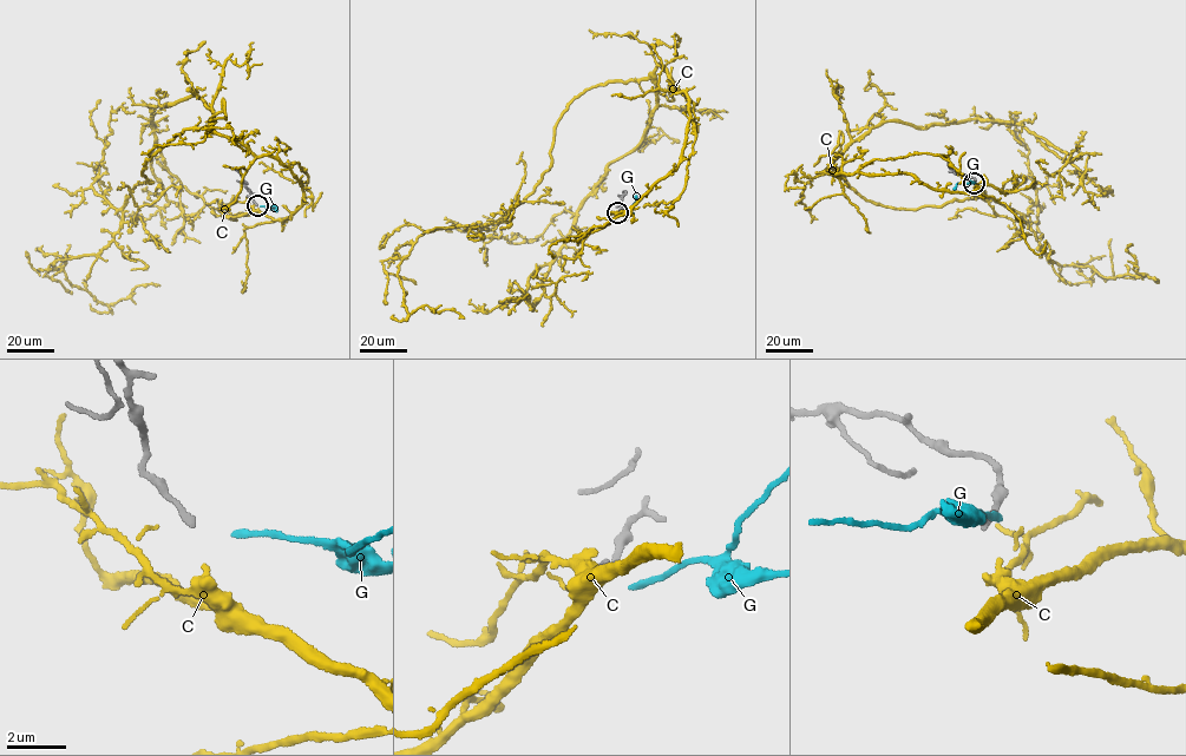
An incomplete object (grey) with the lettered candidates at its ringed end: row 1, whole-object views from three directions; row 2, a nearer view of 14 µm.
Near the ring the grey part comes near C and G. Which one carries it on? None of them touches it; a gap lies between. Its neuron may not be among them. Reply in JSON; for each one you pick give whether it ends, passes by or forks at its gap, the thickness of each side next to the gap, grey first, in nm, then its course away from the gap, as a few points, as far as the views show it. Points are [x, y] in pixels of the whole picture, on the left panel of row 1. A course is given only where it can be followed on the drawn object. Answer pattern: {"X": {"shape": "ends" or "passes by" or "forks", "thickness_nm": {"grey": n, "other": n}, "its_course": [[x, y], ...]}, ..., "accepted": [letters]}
{"accepted": []}

